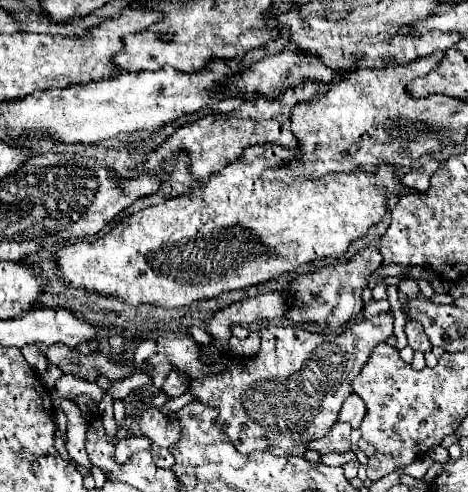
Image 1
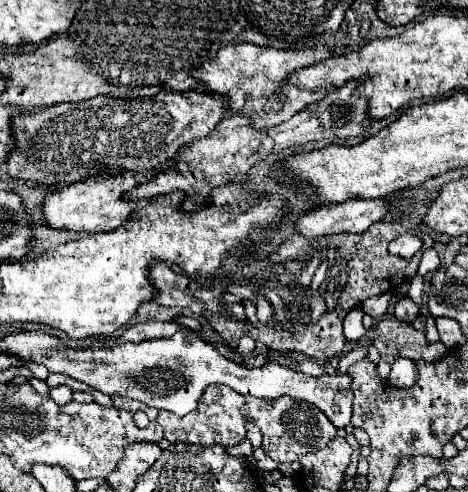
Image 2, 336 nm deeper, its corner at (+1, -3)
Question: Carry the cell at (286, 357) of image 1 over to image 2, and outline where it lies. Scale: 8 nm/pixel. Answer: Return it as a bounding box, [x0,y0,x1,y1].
[395,296,419,322]

